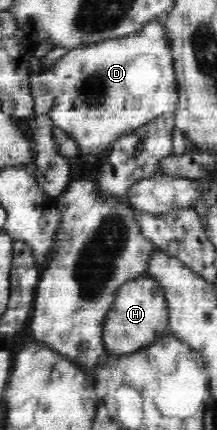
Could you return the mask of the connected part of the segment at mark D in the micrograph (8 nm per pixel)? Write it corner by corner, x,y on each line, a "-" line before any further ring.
161,18
151,19
142,26
142,30
124,37
72,49
43,73
30,74
30,90
35,100
33,107
36,114
49,116
54,128
62,129
68,138
76,142
80,150
78,153
91,154
109,147
123,134
136,130
153,118
173,113
177,108
179,92
172,42

